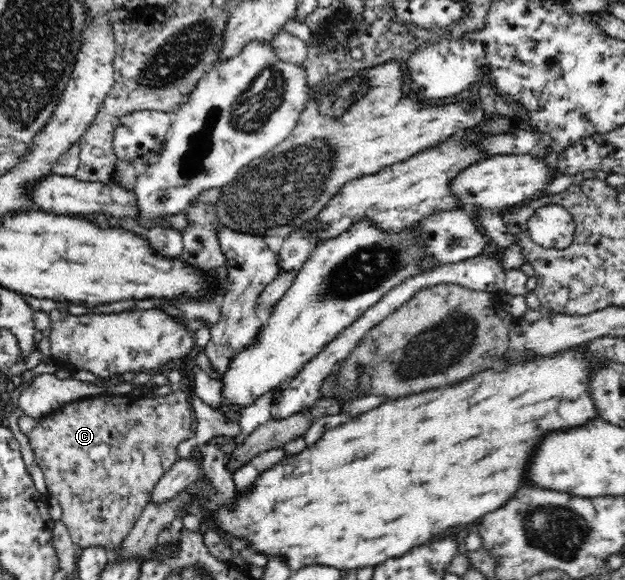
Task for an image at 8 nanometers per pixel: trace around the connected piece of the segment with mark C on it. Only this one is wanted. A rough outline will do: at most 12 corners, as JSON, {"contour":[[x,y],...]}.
{"contour":[[178,388],[26,434],[76,546],[112,554],[192,437]]}

